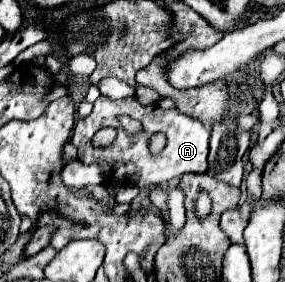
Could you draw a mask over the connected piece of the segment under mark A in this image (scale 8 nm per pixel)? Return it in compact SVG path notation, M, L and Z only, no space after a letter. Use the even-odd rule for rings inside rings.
M100 95L94 101L94 109L88 117L78 117L72 143L78 147L78 159L82 163L96 163L104 171L112 171L112 181L122 181L128 183L132 173L140 173L138 181L134 183L140 189L148 189L160 183L166 183L170 179L178 179L186 173L206 173L208 169L208 141L210 141L210 127L206 127L202 121L188 117L180 113L178 109L162 109L158 105L142 105L136 97L126 97L126 99L110 99L106 95ZM128 115L136 119L142 129L134 135L128 135L120 123L120 117ZM104 127L114 127L116 129L116 139L110 145L110 149L94 149L92 147L92 137L96 131ZM154 133L164 133L166 135L166 145L160 151L160 155L150 153L150 137Z

